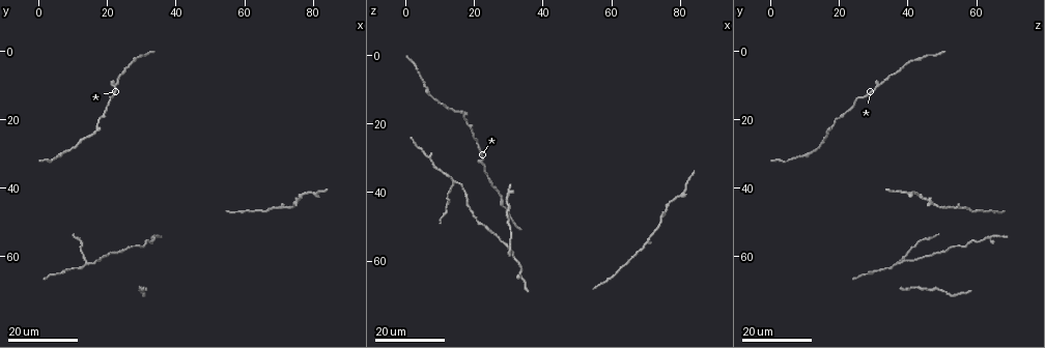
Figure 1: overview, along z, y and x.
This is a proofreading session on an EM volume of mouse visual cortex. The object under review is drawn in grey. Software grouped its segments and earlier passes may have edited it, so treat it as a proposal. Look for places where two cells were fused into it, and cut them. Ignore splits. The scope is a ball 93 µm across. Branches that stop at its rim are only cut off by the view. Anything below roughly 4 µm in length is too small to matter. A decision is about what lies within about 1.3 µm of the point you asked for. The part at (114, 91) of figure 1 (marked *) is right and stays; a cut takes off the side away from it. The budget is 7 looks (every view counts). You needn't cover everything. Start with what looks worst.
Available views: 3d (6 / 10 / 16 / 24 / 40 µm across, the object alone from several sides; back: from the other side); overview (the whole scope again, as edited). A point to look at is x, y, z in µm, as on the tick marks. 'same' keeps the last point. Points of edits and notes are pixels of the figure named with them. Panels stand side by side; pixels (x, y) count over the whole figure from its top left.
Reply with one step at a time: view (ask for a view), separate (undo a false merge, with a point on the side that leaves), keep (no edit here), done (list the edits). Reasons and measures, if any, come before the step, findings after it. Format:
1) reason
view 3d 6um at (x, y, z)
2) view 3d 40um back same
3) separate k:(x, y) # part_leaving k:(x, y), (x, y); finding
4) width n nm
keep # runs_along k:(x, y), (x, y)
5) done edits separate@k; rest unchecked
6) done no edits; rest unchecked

branch point
view 3d 24um at (14.0, 62.0, 36.5)

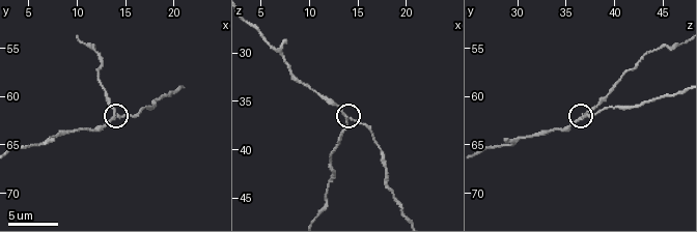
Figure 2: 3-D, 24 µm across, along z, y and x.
view 3d 6um at (14.2, 62.2, 36.8)

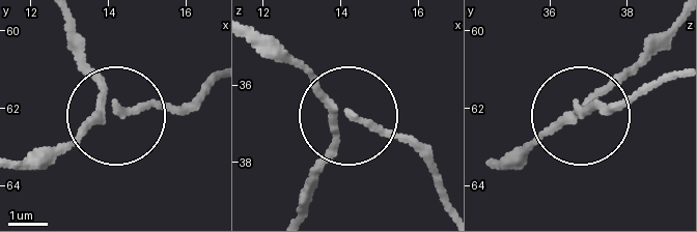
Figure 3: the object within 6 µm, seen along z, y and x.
arms 3
separate 3:(99, 79) # part_leaving 3:(96, 111), (96, 81), (73, 22); a second cell is stuck on

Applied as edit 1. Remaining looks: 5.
see it whole again
view overview

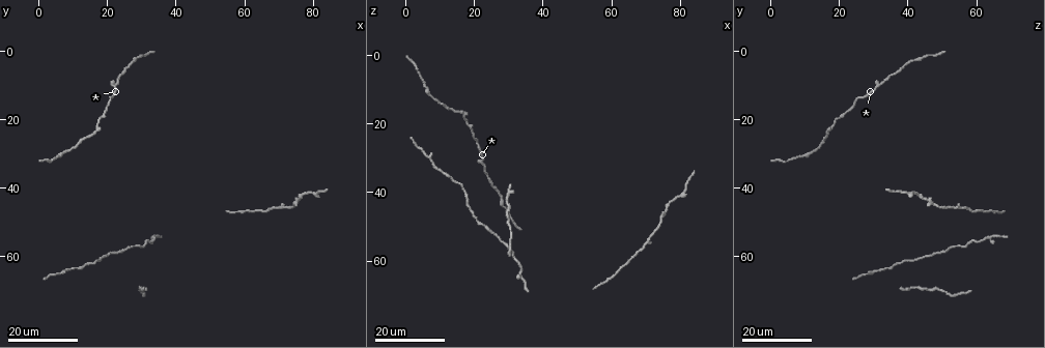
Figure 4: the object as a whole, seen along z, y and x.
view 3d 16um at (6.5, 30.5, 11.0)

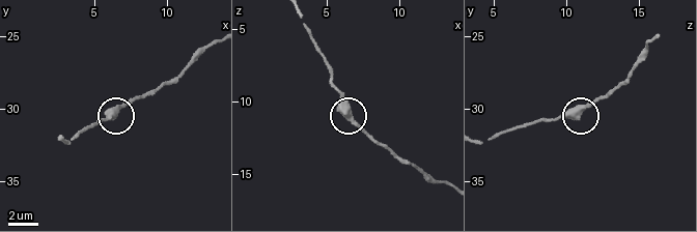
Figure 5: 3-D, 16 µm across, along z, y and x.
view 3d 10um at (6.2, 30.6, 10.6)

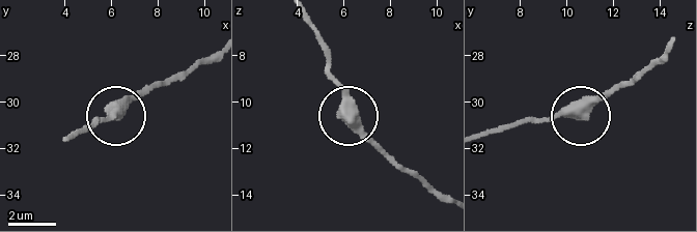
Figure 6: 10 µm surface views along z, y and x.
keep # runs_along 6:(670, 45), (642, 71), (605, 91), (581, 113), (518, 121); continuous, no second cell

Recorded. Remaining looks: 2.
done edits separate@3; rest unchecked

